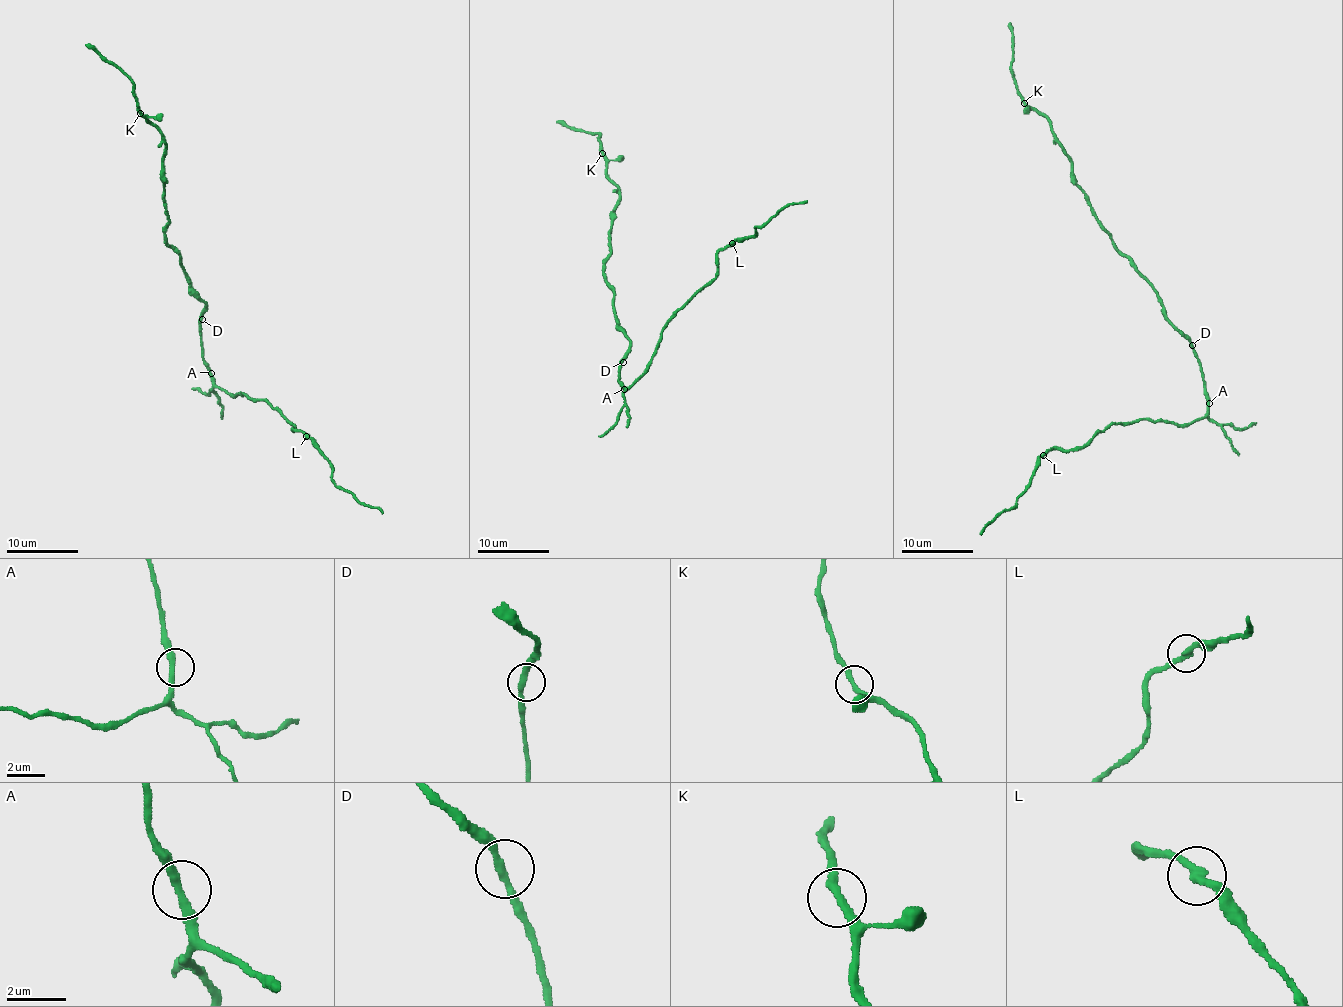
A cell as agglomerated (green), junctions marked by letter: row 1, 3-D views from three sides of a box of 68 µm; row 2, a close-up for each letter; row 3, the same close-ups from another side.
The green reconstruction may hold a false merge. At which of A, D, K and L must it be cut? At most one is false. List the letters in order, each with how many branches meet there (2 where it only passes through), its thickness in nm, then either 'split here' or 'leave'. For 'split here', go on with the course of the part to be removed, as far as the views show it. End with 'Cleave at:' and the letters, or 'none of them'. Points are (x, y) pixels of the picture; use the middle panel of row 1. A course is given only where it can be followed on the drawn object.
A: 2 | 280 nm | leave
D: 2 | 280 nm | leave
K: 2 | 280 nm | leave
L: 2 | 280 nm | leave
Cleave at: none of them

